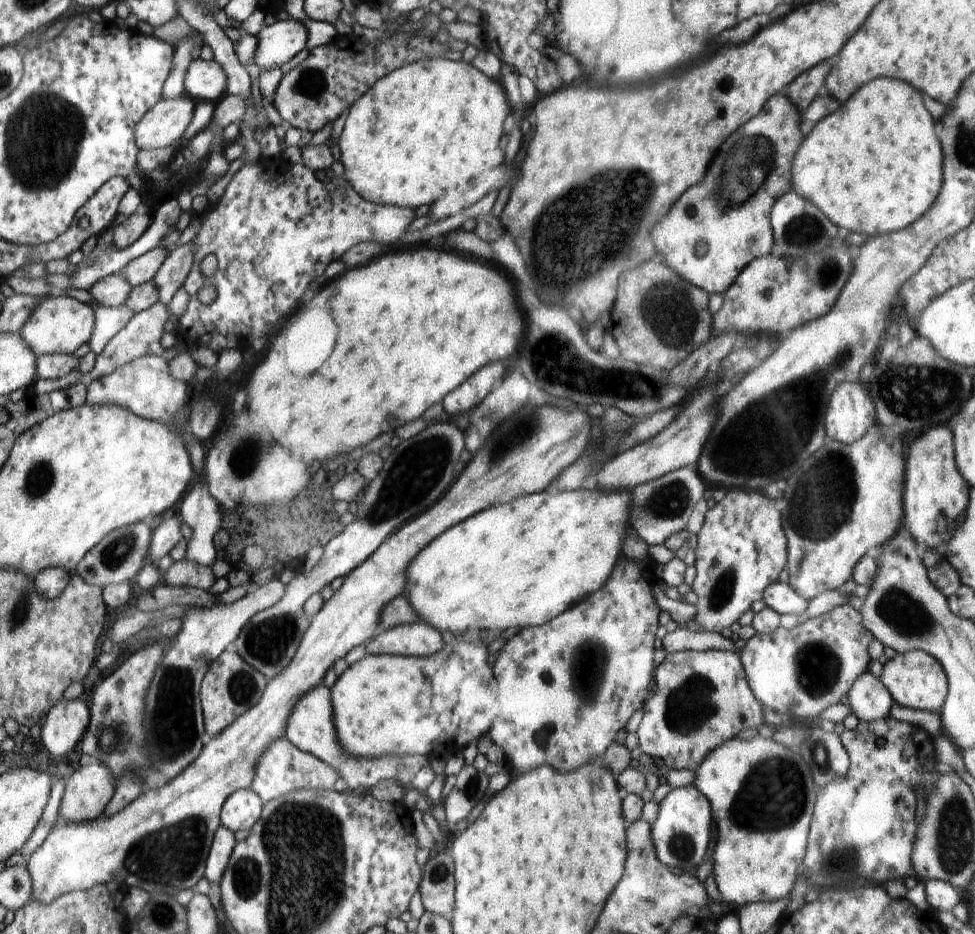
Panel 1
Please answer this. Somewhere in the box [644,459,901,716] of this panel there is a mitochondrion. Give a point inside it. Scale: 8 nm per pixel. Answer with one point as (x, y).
(817, 668)

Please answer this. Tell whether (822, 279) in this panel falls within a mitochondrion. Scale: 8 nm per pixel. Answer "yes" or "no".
yes

